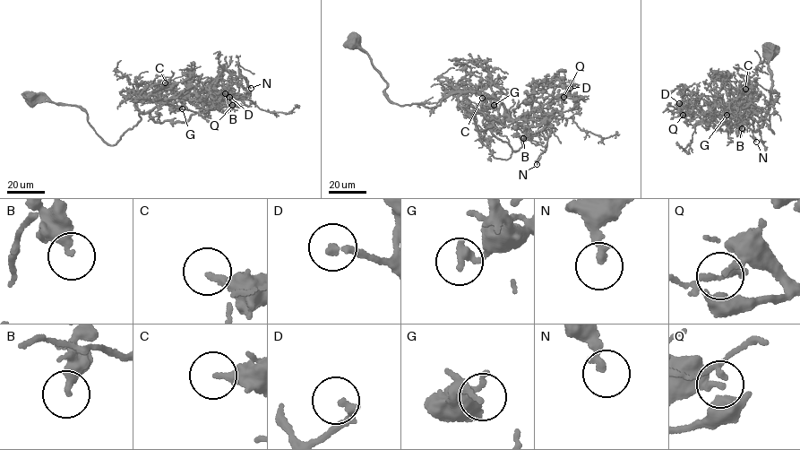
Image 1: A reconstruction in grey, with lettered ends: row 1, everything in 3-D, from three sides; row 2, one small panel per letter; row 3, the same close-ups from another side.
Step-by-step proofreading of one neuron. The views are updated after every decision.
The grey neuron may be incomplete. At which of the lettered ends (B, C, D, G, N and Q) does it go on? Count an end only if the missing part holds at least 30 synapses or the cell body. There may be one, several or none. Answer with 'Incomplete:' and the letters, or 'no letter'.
Incomplete: D

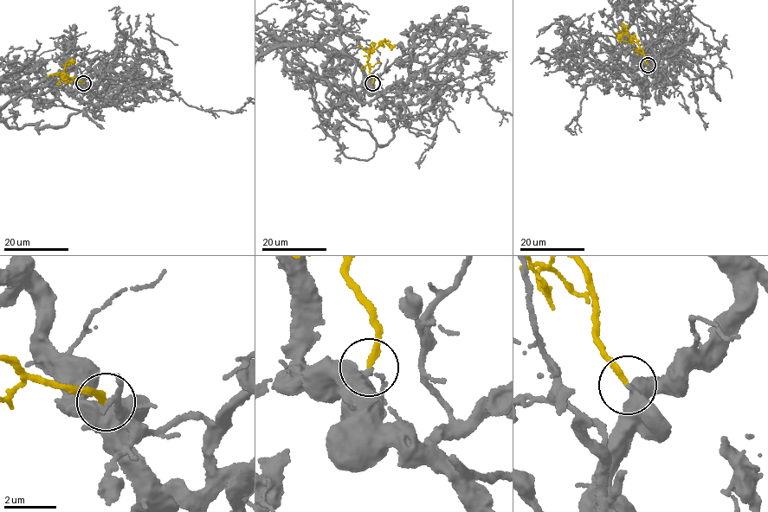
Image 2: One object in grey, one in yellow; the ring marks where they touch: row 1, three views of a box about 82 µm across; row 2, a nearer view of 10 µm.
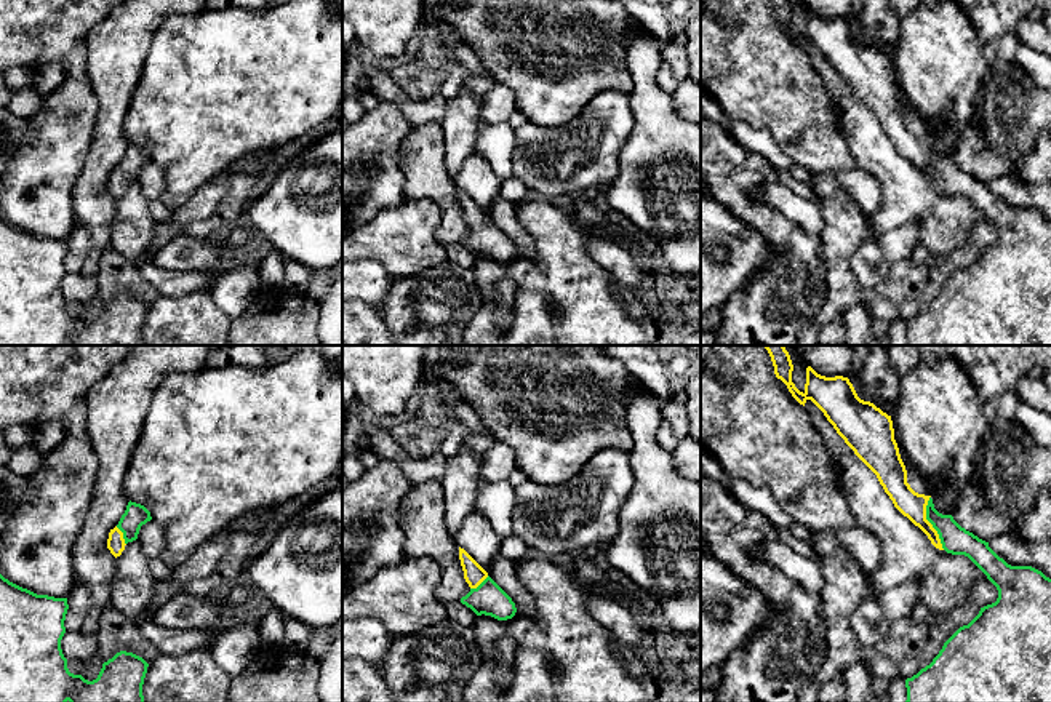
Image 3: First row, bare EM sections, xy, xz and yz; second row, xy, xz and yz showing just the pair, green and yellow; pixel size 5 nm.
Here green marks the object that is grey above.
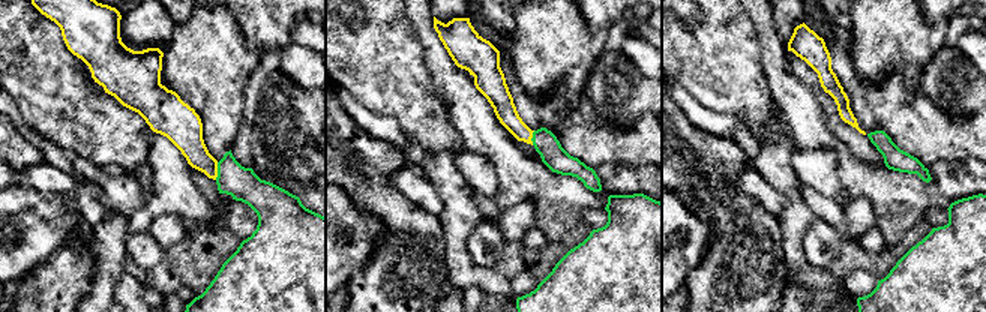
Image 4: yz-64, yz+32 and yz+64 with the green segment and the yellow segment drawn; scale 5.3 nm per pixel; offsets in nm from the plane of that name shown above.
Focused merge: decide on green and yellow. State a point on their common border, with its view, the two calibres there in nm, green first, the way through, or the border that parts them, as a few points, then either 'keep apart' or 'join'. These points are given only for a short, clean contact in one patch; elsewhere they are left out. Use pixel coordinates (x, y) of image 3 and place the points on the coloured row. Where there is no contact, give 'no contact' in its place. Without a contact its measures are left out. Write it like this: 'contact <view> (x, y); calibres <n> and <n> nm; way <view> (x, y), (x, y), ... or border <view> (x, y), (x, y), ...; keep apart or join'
contact yz (930, 522); calibres 140 and 140 nm; way yz (955, 539), (930, 522), (911, 504); join

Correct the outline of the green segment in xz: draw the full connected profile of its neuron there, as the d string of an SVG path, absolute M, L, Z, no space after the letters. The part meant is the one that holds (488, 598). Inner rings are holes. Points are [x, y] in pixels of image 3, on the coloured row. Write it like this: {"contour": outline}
{"contour": "M461 547L459 560L464 571L464 579L470 587L470 592L461 598L461 603L470 608L477 616L485 614L498 620L512 619L517 612L512 598Z"}

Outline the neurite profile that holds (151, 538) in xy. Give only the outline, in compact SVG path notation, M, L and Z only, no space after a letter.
M154 520L141 526L136 540L142 547L149 560L160 558L166 550L163 529Z

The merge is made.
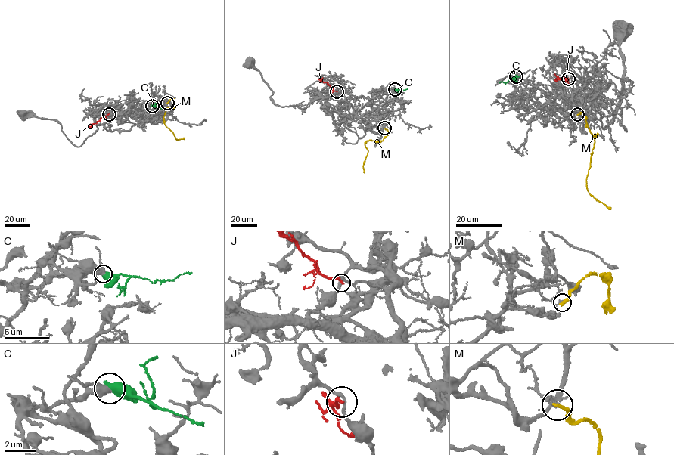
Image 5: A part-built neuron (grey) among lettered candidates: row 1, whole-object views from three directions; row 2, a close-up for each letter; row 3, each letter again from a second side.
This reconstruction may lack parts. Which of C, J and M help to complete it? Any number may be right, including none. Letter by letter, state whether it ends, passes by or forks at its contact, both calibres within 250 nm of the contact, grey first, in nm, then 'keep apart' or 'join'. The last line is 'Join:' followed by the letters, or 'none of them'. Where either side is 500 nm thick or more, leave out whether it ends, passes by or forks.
C: 420/600 nm | join
J: it ends | 200/200 nm | keep apart
M: it ends | 160/240 nm | keep apart
Join: C

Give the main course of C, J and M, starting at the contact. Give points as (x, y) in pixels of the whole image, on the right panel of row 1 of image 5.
C: (516, 75), (507, 82), (499, 82)
J: (568, 78), (563, 77), (556, 79), (558, 77)
M: (577, 115), (583, 113), (586, 126), (593, 136), (597, 133), (586, 178), (587, 190), (610, 209)

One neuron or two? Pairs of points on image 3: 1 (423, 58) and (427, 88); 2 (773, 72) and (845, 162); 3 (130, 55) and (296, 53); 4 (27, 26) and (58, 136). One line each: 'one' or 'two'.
1: two
2: one
3: two
4: one

